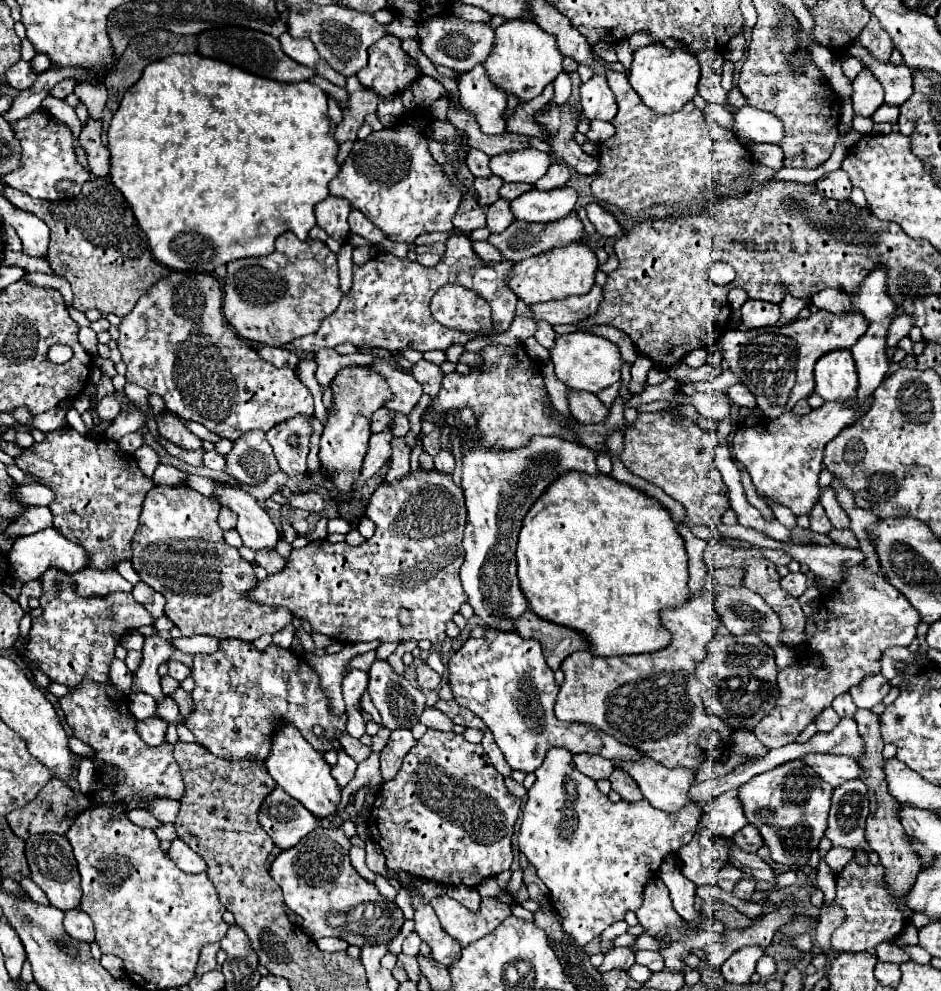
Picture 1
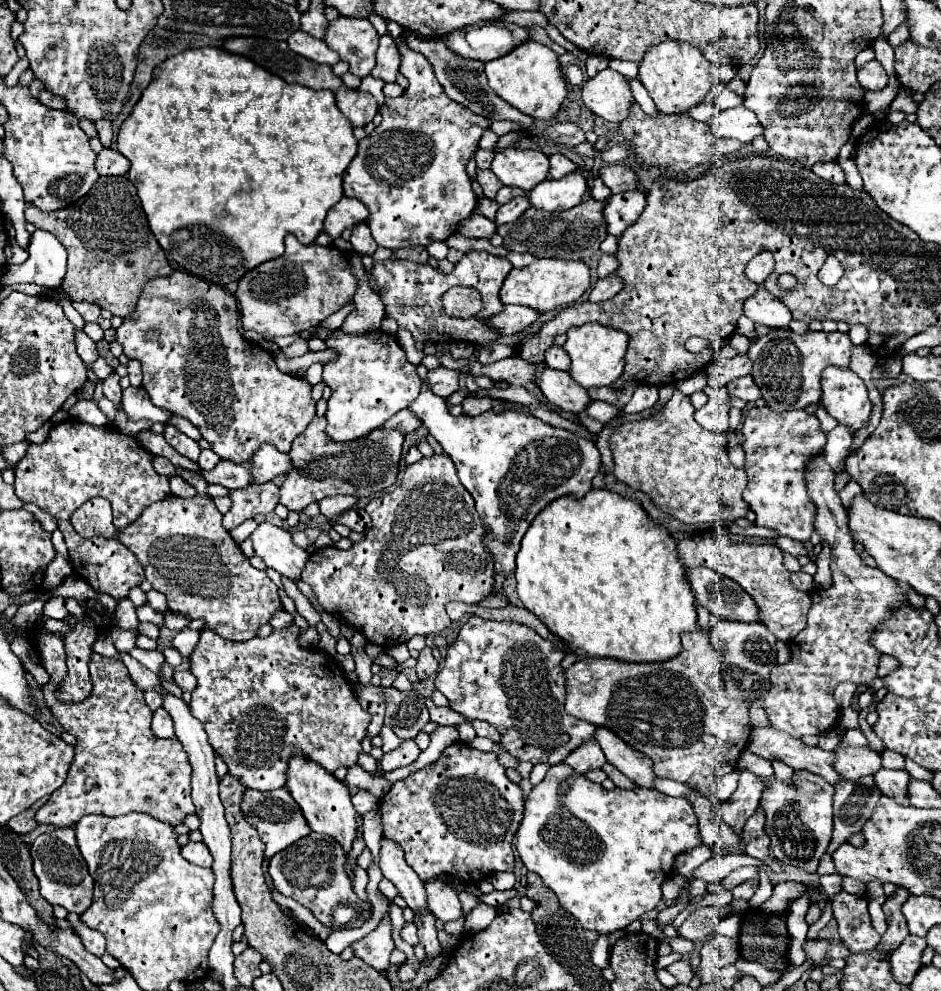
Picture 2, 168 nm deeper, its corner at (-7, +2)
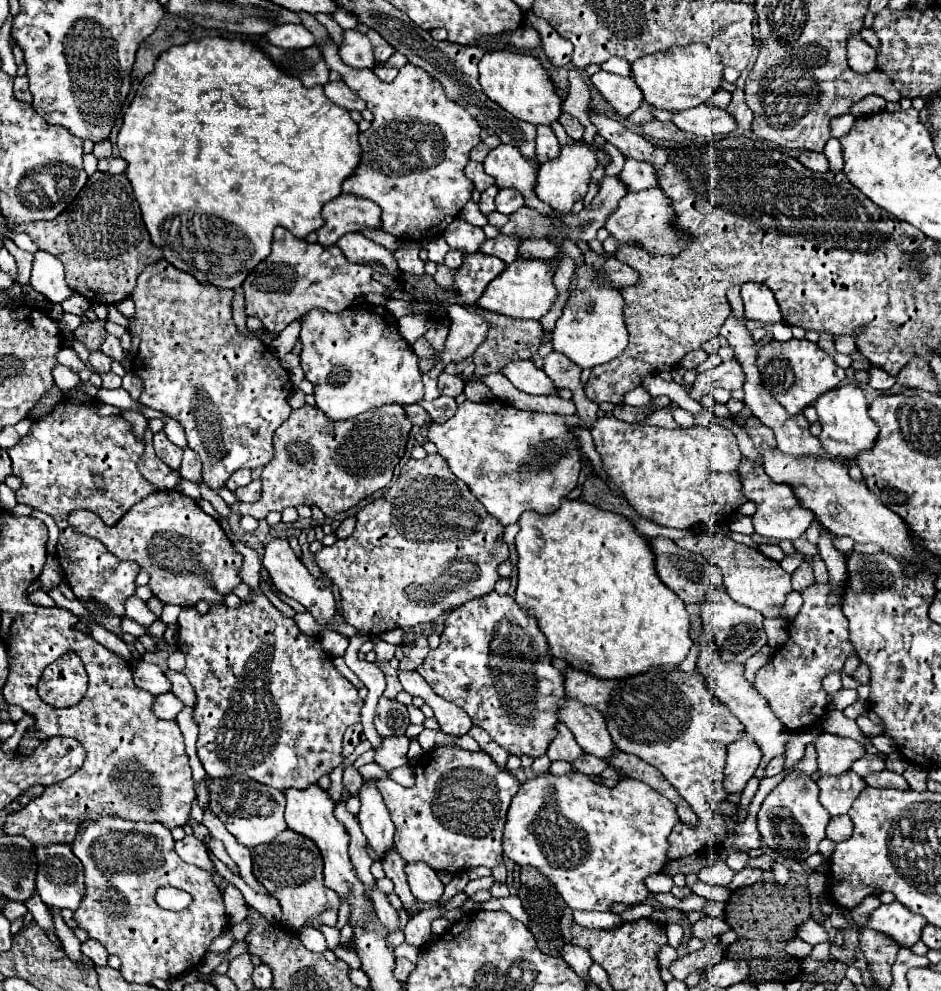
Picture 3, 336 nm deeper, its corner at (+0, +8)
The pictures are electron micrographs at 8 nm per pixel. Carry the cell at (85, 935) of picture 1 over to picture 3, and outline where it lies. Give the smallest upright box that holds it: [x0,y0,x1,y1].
[82,940,108,966]

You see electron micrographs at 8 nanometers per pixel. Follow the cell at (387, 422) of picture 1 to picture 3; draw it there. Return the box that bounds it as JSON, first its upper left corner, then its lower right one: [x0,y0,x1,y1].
[404,404,430,428]

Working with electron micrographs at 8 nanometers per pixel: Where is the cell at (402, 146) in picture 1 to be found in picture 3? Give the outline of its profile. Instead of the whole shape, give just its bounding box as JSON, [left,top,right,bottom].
[322,40,480,240]

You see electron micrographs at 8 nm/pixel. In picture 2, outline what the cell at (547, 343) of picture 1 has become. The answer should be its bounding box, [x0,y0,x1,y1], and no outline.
[545,344,569,370]

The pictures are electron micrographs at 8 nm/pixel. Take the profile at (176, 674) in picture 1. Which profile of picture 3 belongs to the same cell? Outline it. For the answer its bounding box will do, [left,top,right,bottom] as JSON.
[166,670,196,708]

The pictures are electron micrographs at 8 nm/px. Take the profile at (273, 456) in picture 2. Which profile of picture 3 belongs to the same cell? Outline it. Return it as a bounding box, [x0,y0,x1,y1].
[226,470,252,492]

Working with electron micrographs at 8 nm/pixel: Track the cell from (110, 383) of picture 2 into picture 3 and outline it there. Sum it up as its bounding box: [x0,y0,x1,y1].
[90,350,112,372]

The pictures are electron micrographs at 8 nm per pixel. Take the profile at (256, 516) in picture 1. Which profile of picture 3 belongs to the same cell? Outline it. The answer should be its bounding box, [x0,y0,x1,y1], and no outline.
[262,538,356,638]

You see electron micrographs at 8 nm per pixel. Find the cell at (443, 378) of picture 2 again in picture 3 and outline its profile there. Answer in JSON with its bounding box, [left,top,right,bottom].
[438,372,464,398]

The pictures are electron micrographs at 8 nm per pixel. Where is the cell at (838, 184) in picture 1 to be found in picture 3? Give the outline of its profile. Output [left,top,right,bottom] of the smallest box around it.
[798,152,828,172]

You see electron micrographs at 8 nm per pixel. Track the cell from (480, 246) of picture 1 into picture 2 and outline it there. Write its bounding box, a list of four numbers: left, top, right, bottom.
[505,252,533,268]

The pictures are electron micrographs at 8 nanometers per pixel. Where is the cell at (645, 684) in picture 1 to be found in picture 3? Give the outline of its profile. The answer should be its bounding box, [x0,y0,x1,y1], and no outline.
[566,668,744,860]

